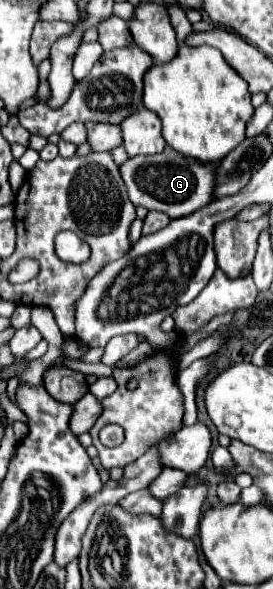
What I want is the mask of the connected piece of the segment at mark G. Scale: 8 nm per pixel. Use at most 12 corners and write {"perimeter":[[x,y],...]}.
{"perimeter":[[166,147],[120,167],[136,207],[170,219],[212,201],[214,165]]}

